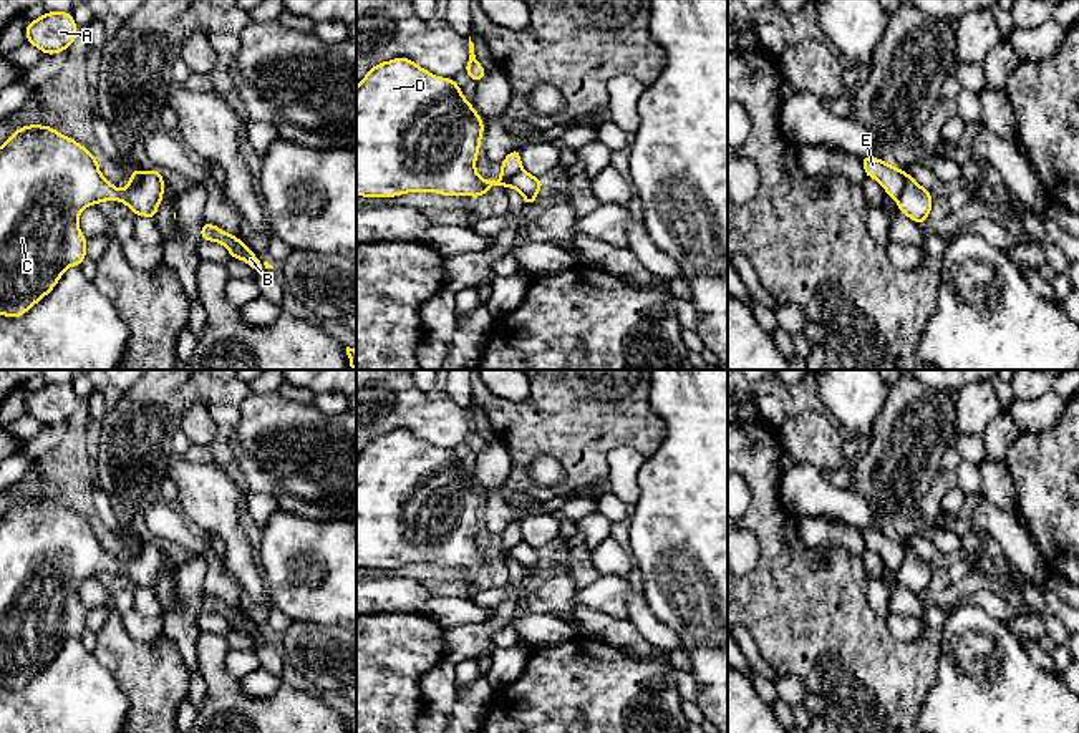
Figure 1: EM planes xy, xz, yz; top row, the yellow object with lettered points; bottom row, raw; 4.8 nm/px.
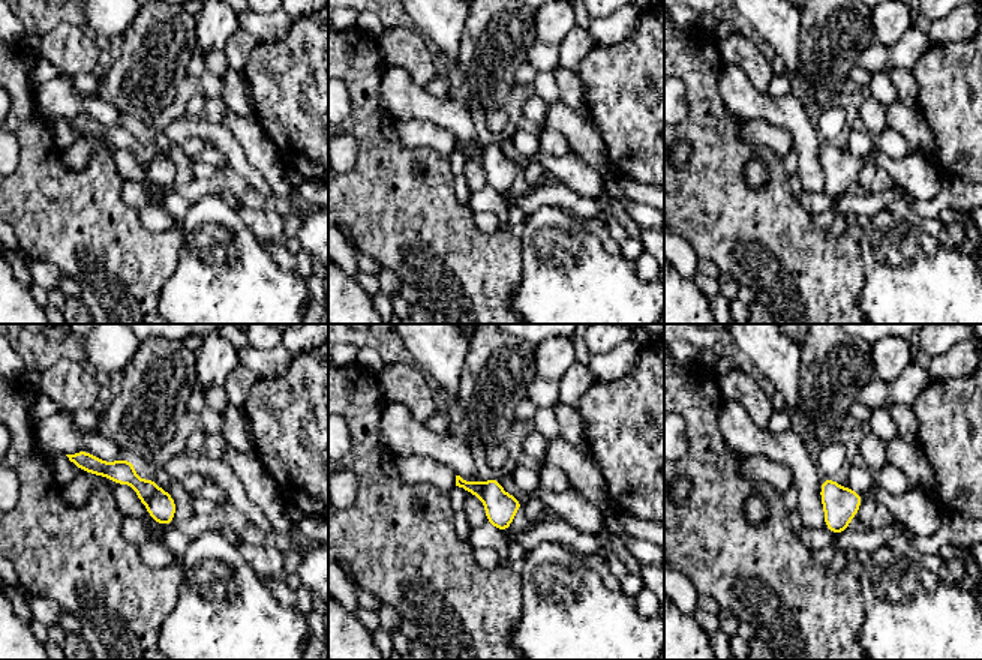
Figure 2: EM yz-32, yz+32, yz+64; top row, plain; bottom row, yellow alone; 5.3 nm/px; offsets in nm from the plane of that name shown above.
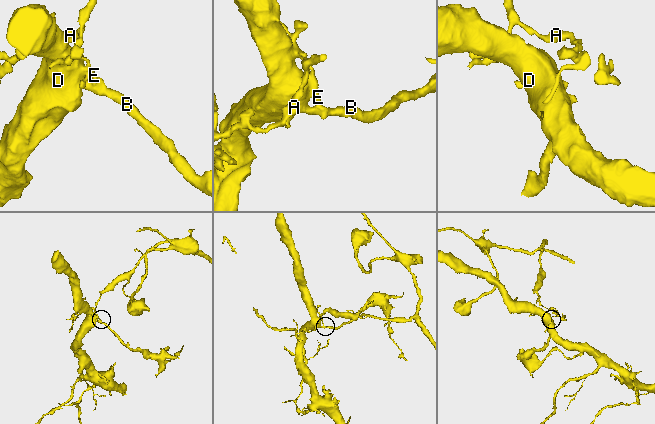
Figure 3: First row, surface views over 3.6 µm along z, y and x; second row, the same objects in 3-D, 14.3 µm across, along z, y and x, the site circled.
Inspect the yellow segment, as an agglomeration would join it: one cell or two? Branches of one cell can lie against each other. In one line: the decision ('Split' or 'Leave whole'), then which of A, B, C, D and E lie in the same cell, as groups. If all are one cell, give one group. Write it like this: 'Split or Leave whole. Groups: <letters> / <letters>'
Split. Groups: A E / B C D

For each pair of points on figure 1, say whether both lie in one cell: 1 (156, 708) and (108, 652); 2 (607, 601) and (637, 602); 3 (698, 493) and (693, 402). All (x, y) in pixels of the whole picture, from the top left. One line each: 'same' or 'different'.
1: same
2: different
3: same

